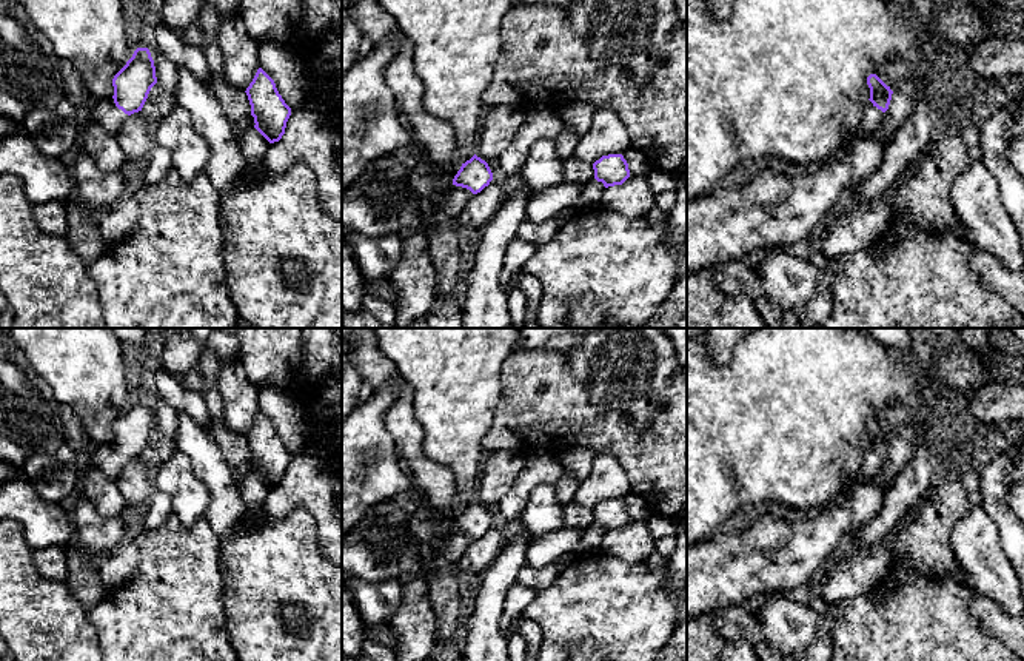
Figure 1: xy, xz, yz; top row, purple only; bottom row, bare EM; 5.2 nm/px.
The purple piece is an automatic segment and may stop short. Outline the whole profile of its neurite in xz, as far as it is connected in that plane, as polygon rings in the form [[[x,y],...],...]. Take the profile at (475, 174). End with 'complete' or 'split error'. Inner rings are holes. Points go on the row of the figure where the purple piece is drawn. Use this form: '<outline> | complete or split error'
[[[407,37],[397,43],[396,54],[383,69],[387,85],[390,86],[397,109],[410,122],[410,134],[439,173],[450,177],[453,185],[480,193],[493,180],[493,173],[485,160],[476,154],[462,165],[454,162],[456,137],[453,128],[423,108],[423,82],[414,71],[413,45]]] | split error

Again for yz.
[[[876,74],[867,77],[870,88],[870,99],[862,108],[862,116],[858,126],[853,131],[853,137],[864,139],[870,137],[888,109],[893,91],[887,86]]] | split error

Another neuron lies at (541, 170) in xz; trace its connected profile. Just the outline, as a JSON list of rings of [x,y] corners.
[[[537,140],[533,143],[520,174],[531,193],[565,182],[564,163],[557,160],[554,140]]]

